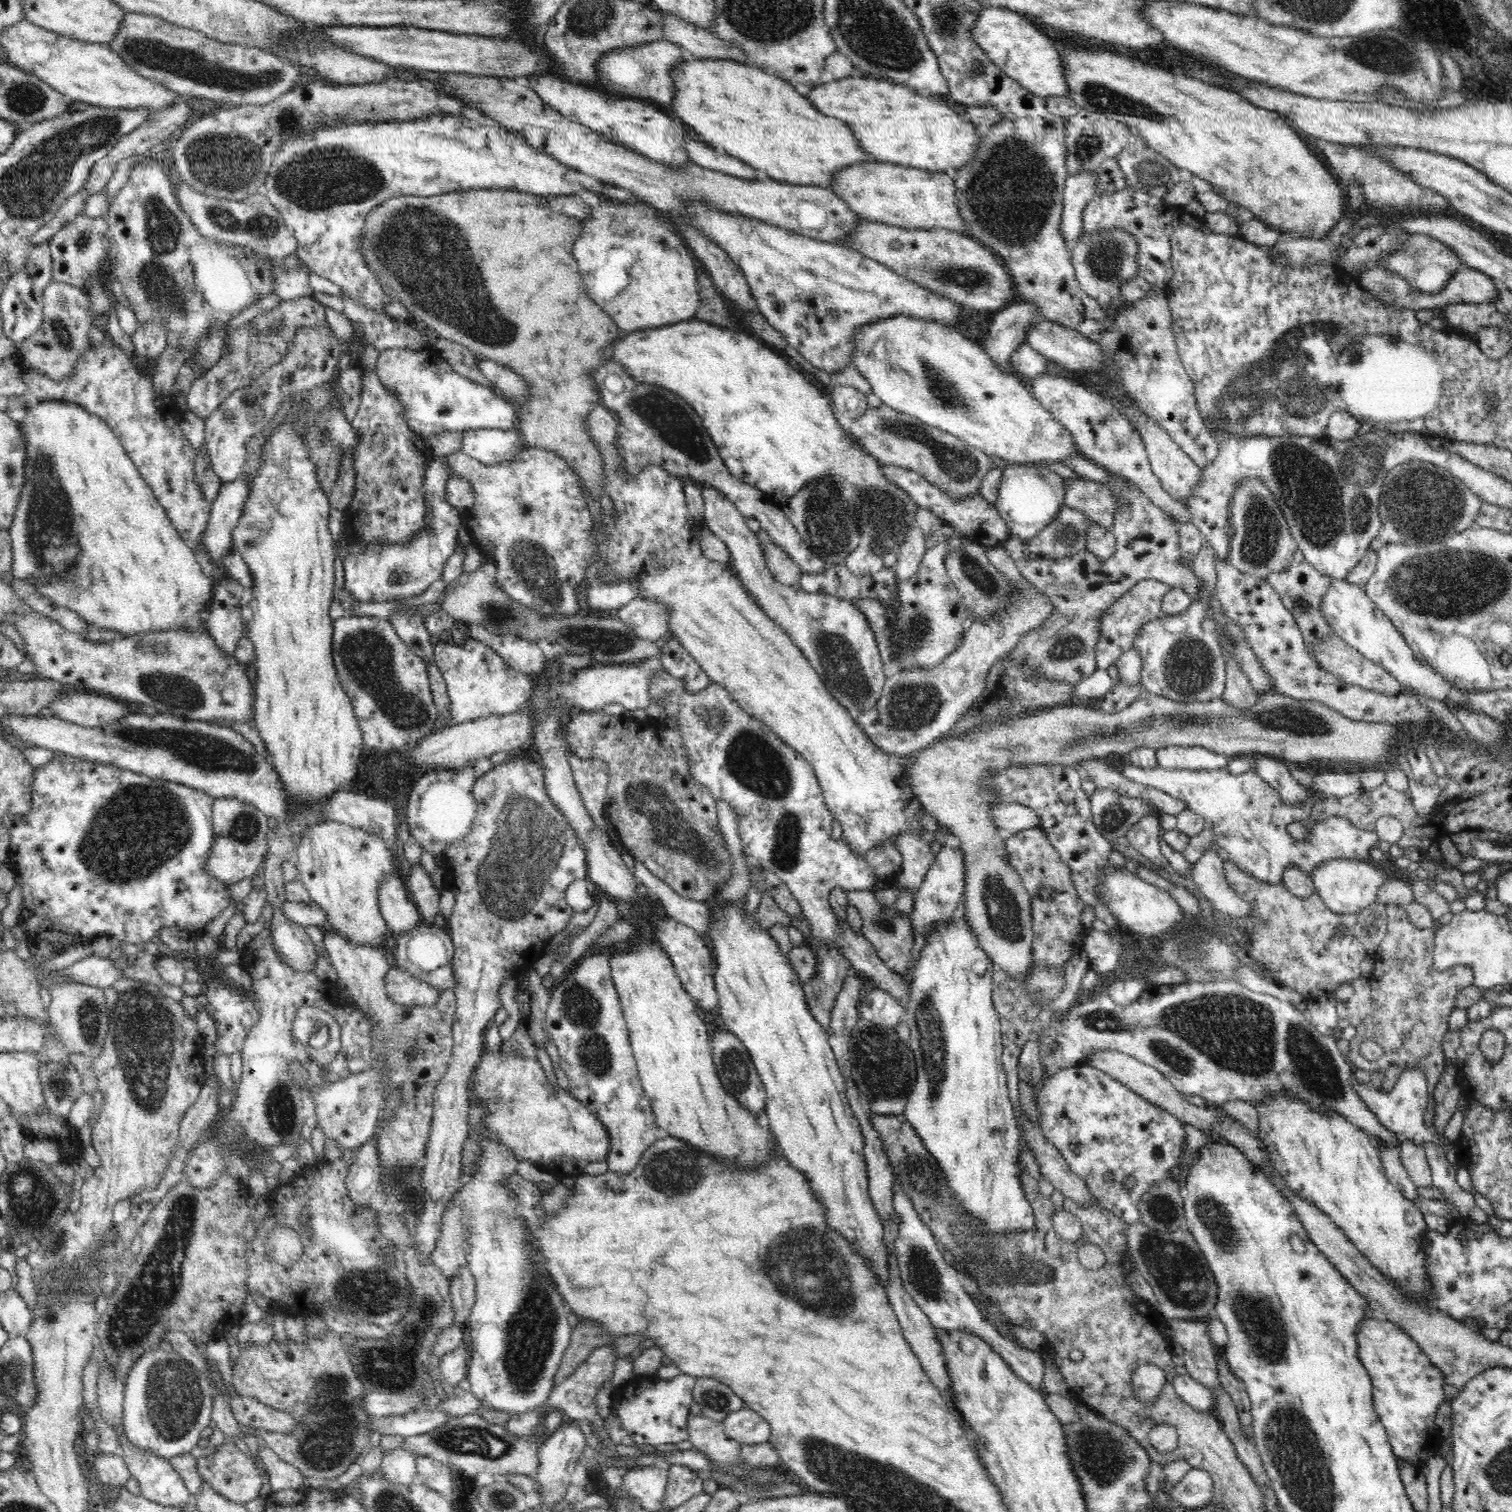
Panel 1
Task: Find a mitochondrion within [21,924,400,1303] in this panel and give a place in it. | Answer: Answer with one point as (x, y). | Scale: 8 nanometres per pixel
(144, 1027)

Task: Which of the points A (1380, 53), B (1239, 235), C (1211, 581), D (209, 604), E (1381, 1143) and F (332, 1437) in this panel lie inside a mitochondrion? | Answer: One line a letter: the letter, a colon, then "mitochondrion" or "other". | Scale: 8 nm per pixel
A: mitochondrion
B: other
C: other
D: other
E: other
F: mitochondrion

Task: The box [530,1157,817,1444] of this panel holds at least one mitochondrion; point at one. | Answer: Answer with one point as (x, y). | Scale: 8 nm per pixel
(713, 1399)

